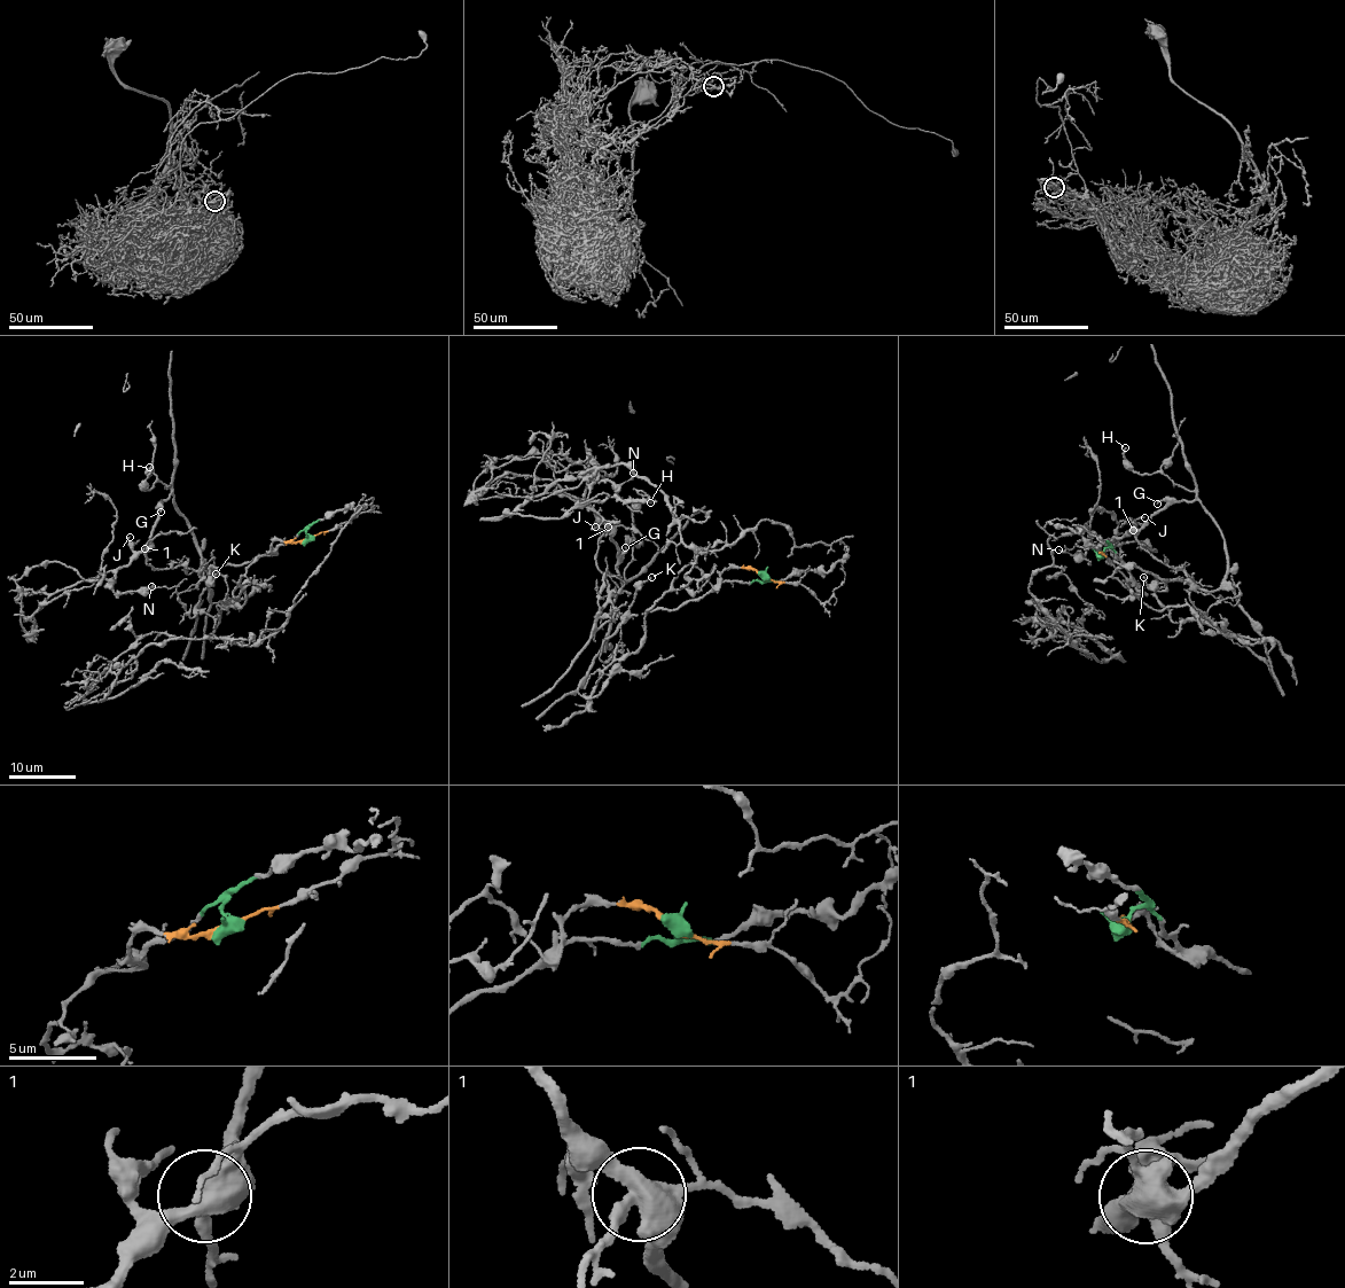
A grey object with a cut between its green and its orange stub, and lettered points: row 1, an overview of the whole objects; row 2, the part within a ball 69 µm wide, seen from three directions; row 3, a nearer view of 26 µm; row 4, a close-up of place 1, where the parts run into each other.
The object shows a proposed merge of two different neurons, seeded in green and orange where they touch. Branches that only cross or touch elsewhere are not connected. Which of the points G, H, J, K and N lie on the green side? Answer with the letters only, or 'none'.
G, H, J, K, N

